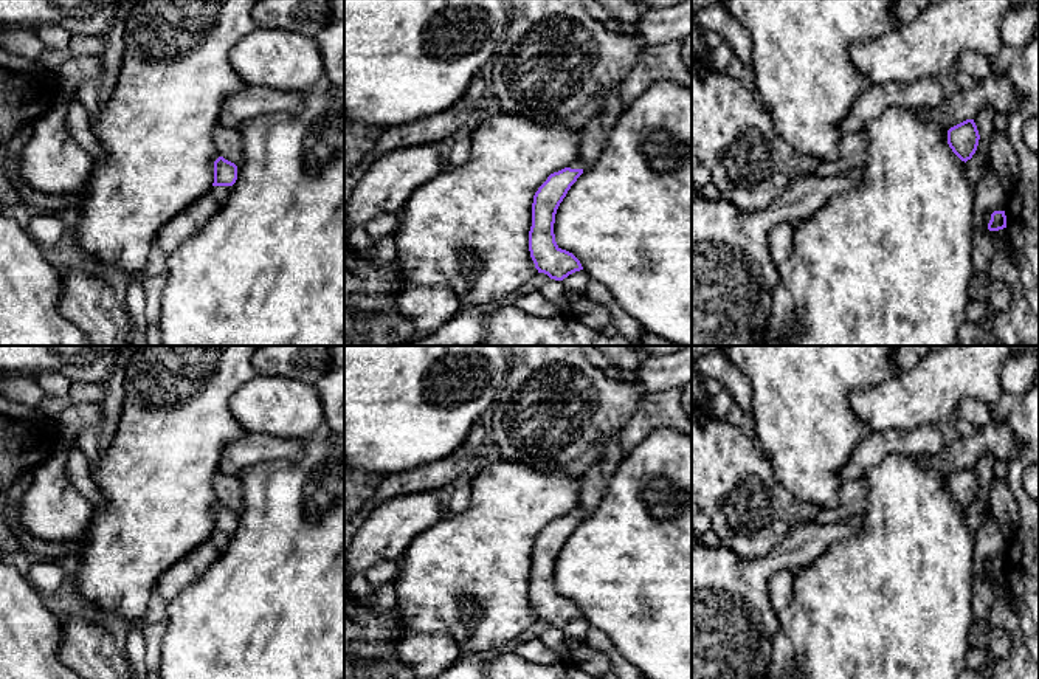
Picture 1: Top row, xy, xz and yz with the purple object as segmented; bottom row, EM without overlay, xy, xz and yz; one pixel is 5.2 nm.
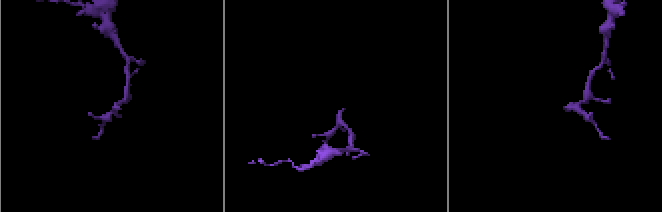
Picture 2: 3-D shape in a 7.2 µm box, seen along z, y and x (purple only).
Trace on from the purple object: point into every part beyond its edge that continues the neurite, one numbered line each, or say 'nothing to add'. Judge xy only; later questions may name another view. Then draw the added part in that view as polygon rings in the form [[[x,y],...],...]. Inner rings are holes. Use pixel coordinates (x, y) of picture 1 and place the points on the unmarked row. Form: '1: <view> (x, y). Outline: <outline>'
1: xy (219, 540). Outline: [[[211,533],[209,539],[216,546],[216,549],[222,552],[230,544],[233,533]]]

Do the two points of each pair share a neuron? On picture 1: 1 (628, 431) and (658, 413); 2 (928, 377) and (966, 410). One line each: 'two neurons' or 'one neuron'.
1: one neuron
2: two neurons

